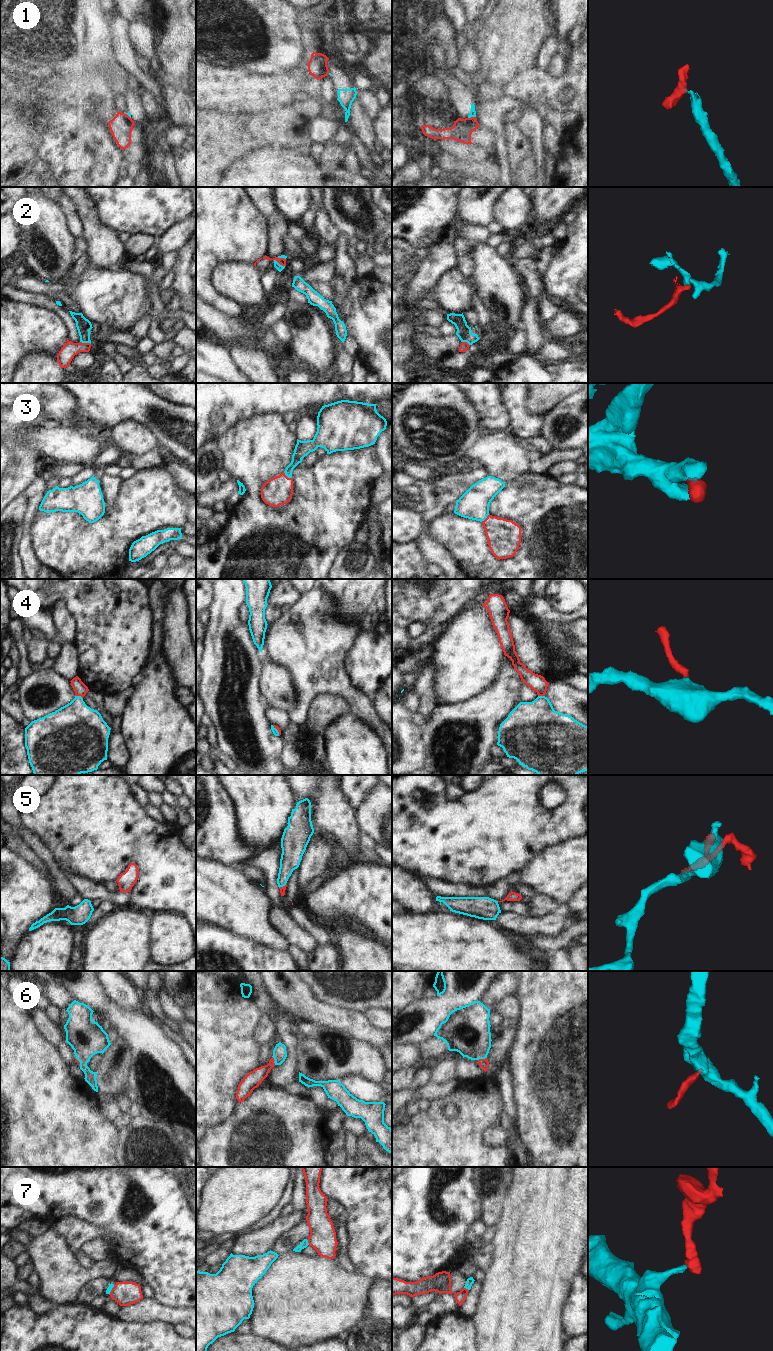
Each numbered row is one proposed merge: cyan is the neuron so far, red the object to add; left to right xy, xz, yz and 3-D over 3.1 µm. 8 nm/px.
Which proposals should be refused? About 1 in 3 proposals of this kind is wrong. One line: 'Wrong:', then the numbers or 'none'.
Wrong: 1, 7

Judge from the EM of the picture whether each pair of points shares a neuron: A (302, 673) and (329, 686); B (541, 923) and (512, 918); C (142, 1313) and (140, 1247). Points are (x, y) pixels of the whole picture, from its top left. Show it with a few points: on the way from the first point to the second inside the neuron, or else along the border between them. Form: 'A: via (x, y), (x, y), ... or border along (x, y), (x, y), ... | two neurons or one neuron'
A: via (309, 673), (316, 673), (322, 679) | one neuron
B: via (534, 923), (519, 923) | one neuron
C: border along (153, 1297), (163, 1305), (175, 1307) | two neurons

